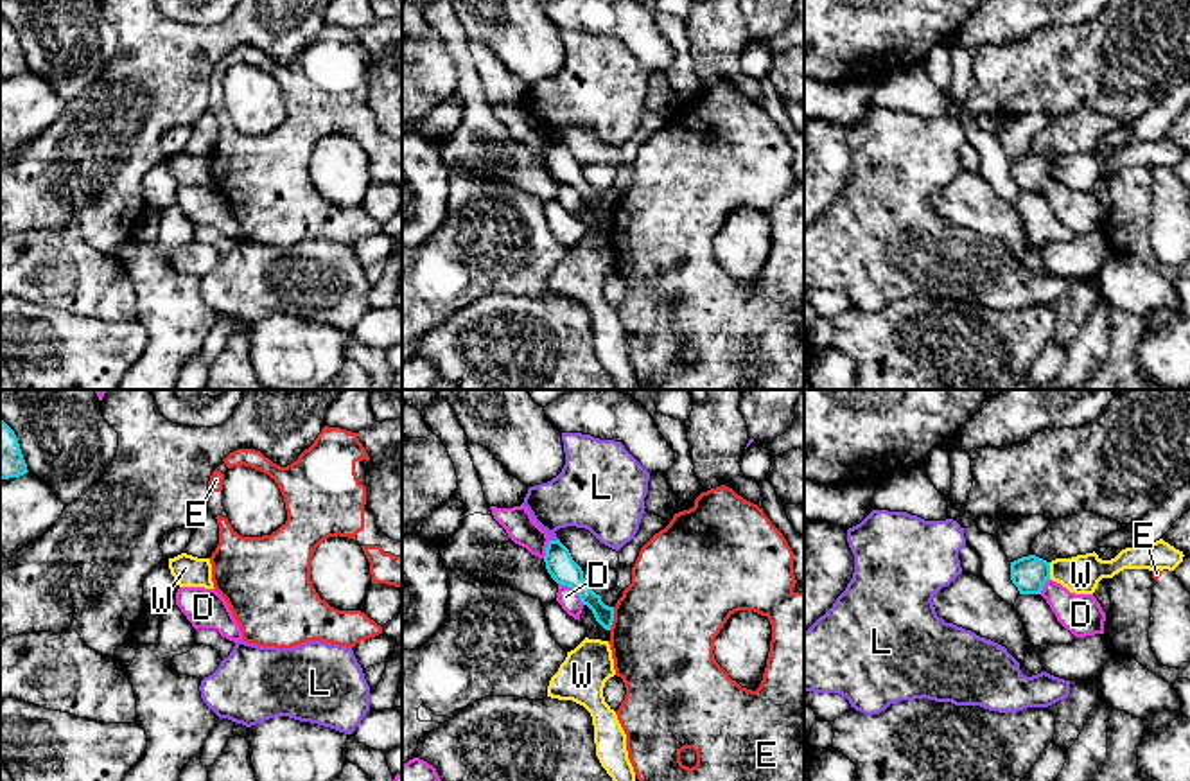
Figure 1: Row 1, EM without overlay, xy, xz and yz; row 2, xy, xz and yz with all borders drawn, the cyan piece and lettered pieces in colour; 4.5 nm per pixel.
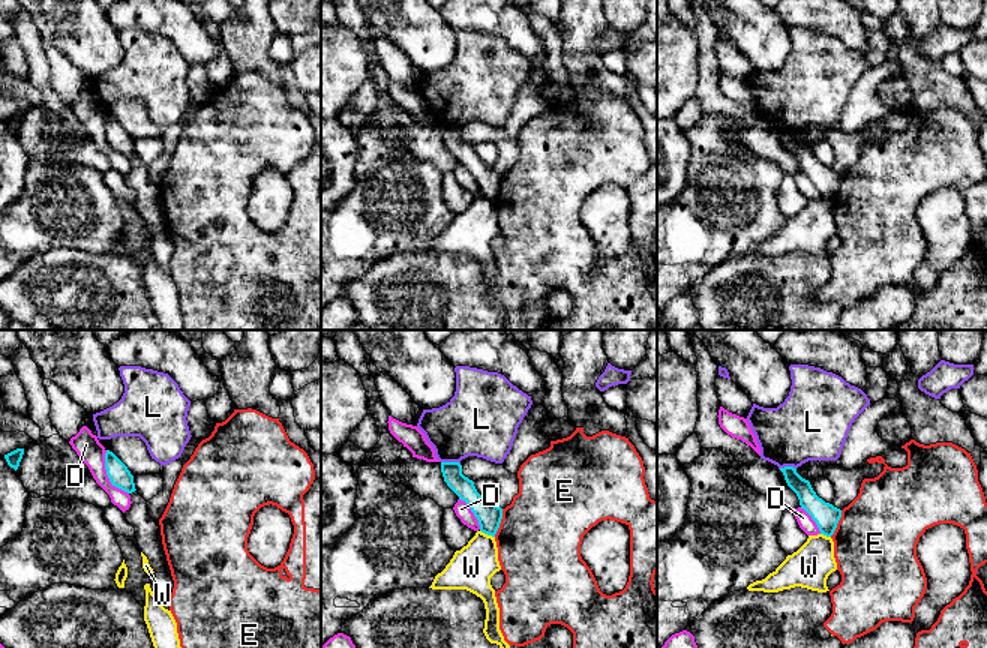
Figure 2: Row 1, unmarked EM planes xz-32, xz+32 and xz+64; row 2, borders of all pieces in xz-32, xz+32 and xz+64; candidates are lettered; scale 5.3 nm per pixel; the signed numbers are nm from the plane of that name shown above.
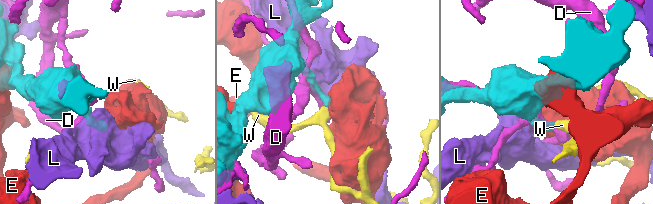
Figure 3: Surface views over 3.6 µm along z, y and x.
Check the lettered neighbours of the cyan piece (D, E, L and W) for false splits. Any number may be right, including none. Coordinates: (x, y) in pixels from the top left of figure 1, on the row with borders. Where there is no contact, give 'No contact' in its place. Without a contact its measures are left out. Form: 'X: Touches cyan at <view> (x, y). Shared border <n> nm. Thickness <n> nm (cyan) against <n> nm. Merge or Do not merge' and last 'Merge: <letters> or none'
D: Touches cyan at xz (573, 589). Shared border 160 nm. Thickness 130 nm (cyan) against 90 nm. Do not merge
E: Touches cyan at xz (612, 618). Shared border 110 nm. Thickness 90 nm (cyan) against 460 nm. Do not merge
L: Touches cyan at xz (555, 541). Shared border 50 nm. Thickness 130 nm (cyan) against 300 nm. Do not merge
W: Touches cyan at yz (1049, 571). Shared border 80 nm. Thickness 160 nm (cyan) against 170 nm. Do not merge
Merge: none

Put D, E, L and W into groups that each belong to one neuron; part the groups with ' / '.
D / E / L / W

